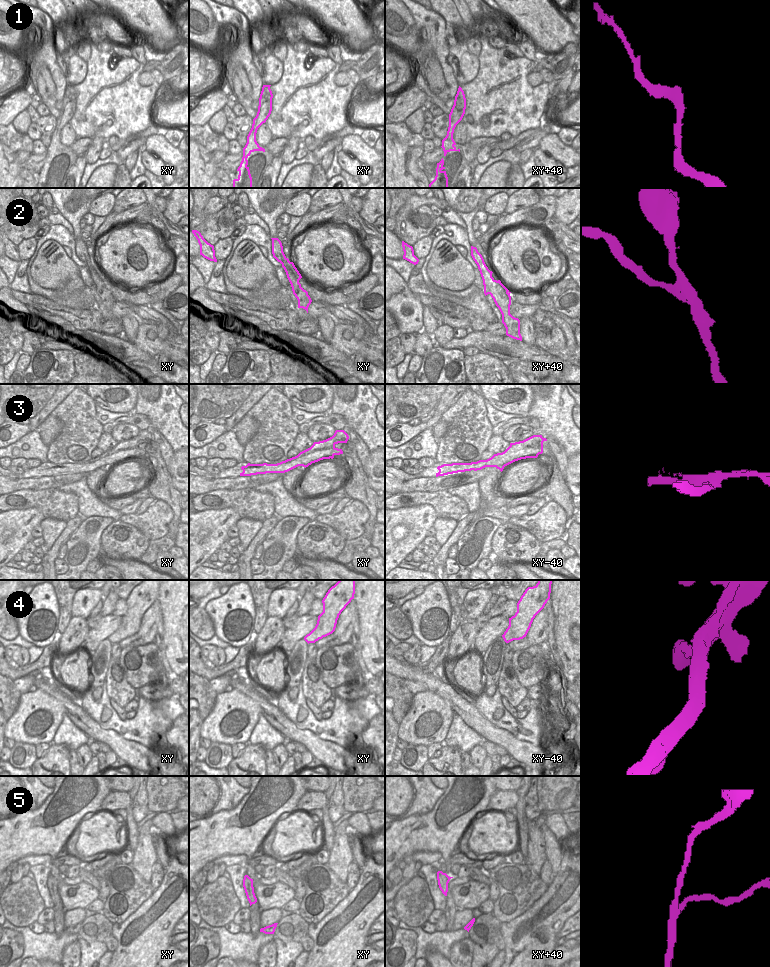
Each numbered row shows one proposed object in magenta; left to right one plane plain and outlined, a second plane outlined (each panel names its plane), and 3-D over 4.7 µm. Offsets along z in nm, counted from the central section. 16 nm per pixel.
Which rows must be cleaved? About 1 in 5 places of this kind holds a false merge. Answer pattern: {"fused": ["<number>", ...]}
{"fused": ["2", "3"]}

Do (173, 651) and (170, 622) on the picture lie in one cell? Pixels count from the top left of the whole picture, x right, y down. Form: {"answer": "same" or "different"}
{"answer": "same"}

